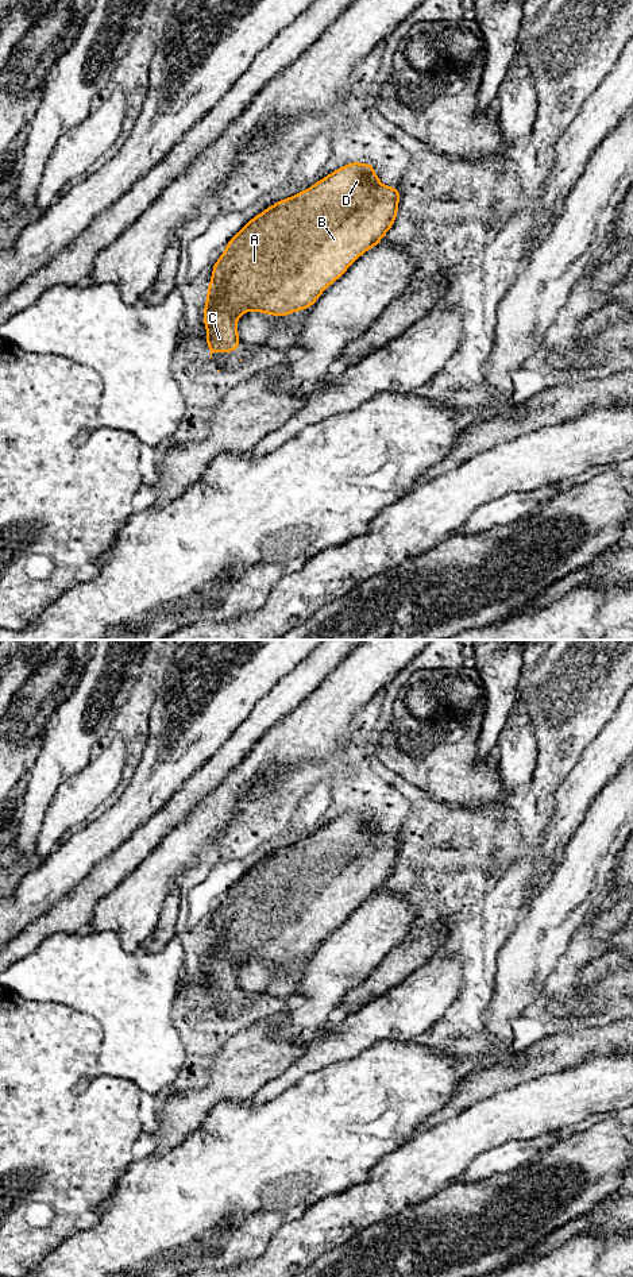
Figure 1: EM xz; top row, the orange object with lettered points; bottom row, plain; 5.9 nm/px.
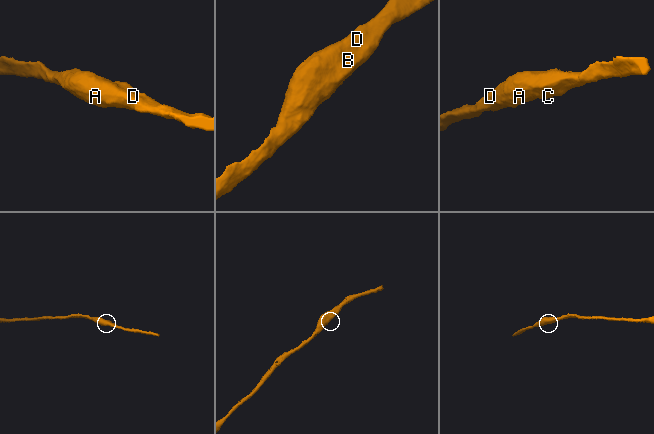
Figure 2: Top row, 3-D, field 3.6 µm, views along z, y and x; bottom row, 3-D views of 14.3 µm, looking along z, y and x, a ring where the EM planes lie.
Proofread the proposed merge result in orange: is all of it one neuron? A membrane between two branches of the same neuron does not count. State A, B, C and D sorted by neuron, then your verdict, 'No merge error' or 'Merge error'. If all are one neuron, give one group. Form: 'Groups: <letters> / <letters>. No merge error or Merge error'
Groups: A B C D. No merge error

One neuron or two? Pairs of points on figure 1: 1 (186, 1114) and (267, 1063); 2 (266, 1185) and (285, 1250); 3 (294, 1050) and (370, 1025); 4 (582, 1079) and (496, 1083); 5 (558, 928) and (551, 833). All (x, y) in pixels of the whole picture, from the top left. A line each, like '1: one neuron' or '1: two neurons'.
1: one neuron
2: two neurons
3: two neurons
4: two neurons
5: two neurons

